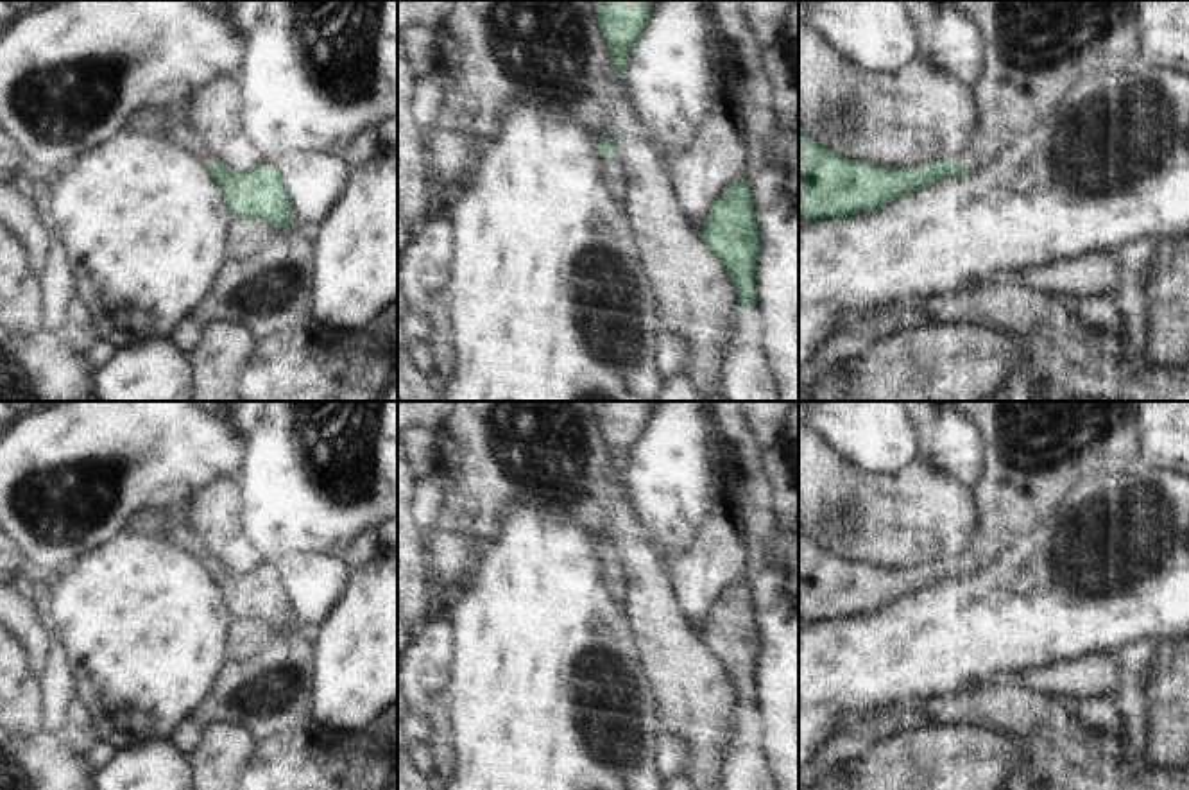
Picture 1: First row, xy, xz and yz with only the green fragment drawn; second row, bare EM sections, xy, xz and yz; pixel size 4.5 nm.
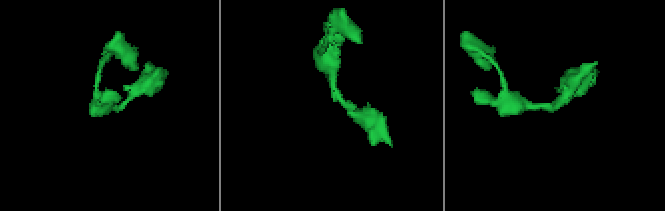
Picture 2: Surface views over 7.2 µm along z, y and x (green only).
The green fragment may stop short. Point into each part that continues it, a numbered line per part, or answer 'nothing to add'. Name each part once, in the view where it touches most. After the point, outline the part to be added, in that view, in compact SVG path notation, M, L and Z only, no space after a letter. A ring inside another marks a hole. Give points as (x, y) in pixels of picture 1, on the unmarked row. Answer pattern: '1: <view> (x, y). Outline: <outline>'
1: yz (1034, 452). Outline: M951 401L978 428L983 441L983 475L976 489L979 527L960 562L969 571L987 568L1019 532L1051 516L1076 484L1121 475L1139 464L1133 419L1137 401Z

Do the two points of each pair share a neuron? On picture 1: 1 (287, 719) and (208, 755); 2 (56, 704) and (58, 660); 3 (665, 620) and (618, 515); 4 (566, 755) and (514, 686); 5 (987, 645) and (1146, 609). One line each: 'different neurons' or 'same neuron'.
1: different neurons
2: same neuron
3: same neuron
4: same neuron
5: same neuron

